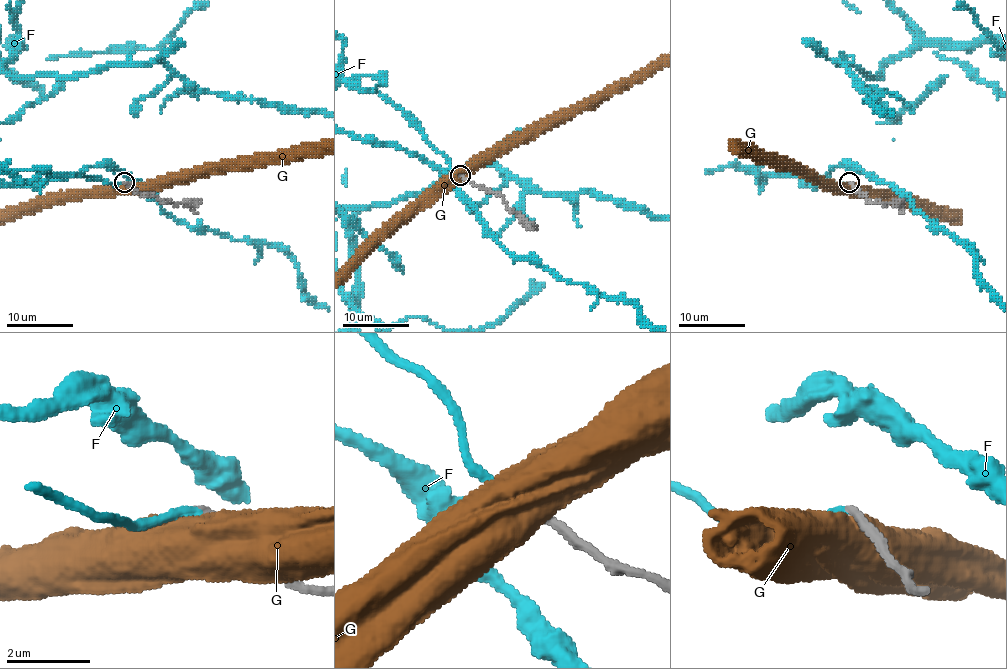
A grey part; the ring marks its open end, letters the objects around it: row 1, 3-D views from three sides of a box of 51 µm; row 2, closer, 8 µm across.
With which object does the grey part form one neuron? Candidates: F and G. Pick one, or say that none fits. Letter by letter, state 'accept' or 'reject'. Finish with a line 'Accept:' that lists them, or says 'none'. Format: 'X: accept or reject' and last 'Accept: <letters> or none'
F: accept
G: reject
Accept: F

